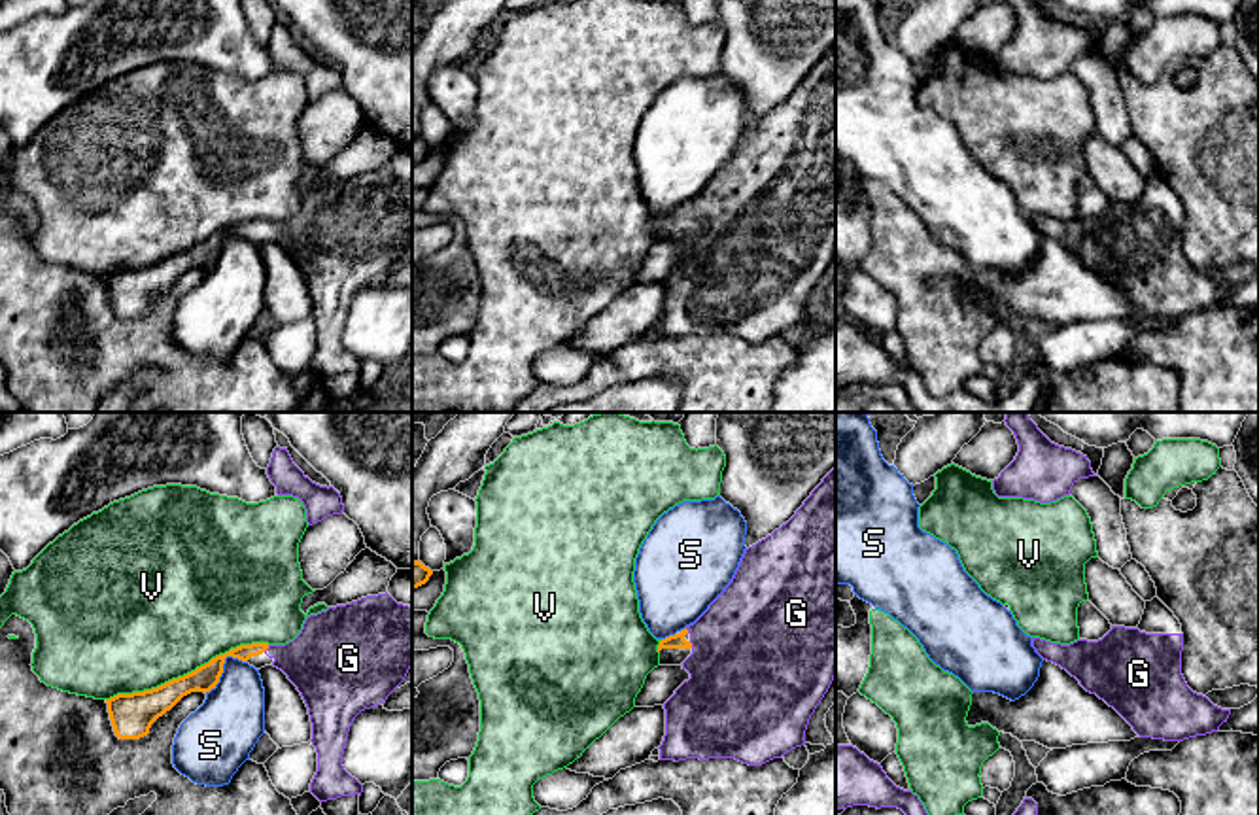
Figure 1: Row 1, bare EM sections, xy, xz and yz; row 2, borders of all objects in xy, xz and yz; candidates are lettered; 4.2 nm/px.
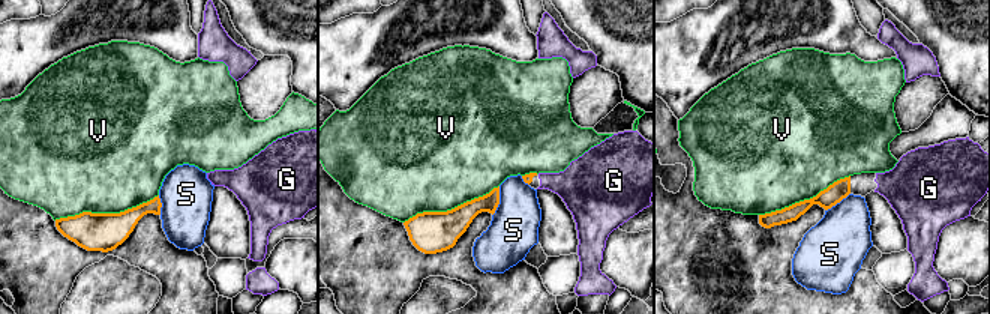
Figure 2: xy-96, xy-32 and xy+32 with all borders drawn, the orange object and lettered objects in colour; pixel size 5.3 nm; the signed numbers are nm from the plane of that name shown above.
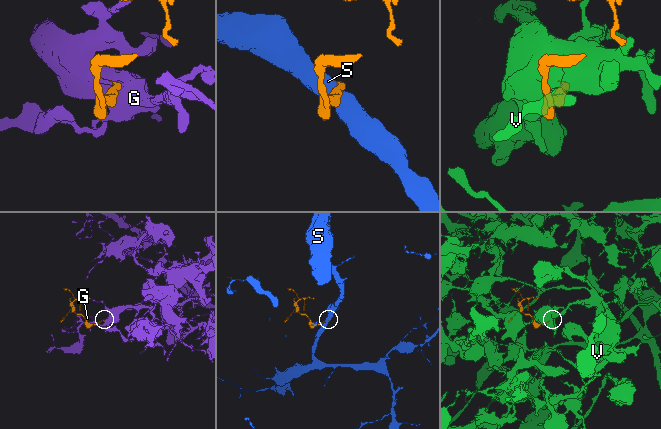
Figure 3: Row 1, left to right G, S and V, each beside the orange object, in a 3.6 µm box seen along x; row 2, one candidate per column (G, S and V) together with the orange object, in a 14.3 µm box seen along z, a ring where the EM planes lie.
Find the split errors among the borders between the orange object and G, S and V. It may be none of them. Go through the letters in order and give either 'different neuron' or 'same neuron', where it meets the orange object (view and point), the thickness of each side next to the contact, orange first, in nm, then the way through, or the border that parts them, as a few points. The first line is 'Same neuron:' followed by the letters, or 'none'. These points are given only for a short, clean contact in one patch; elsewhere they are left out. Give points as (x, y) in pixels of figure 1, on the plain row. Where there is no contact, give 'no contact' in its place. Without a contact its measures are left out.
Same neuron: G
G: same neuron; contact xy (265, 225); calibres 80 and 300 nm; way xy (214, 244), (229, 229), (265, 225), (292, 235), (322, 237)
S: different neuron; contact xy (222, 242); calibres 110 and 280 nm; border xy (246, 237), (227, 233), (220, 256), (205, 269)
V: different neuron; contact xy (188, 250); calibres 150 and 500 nm

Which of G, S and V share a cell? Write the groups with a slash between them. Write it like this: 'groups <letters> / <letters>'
groups G / S / V

